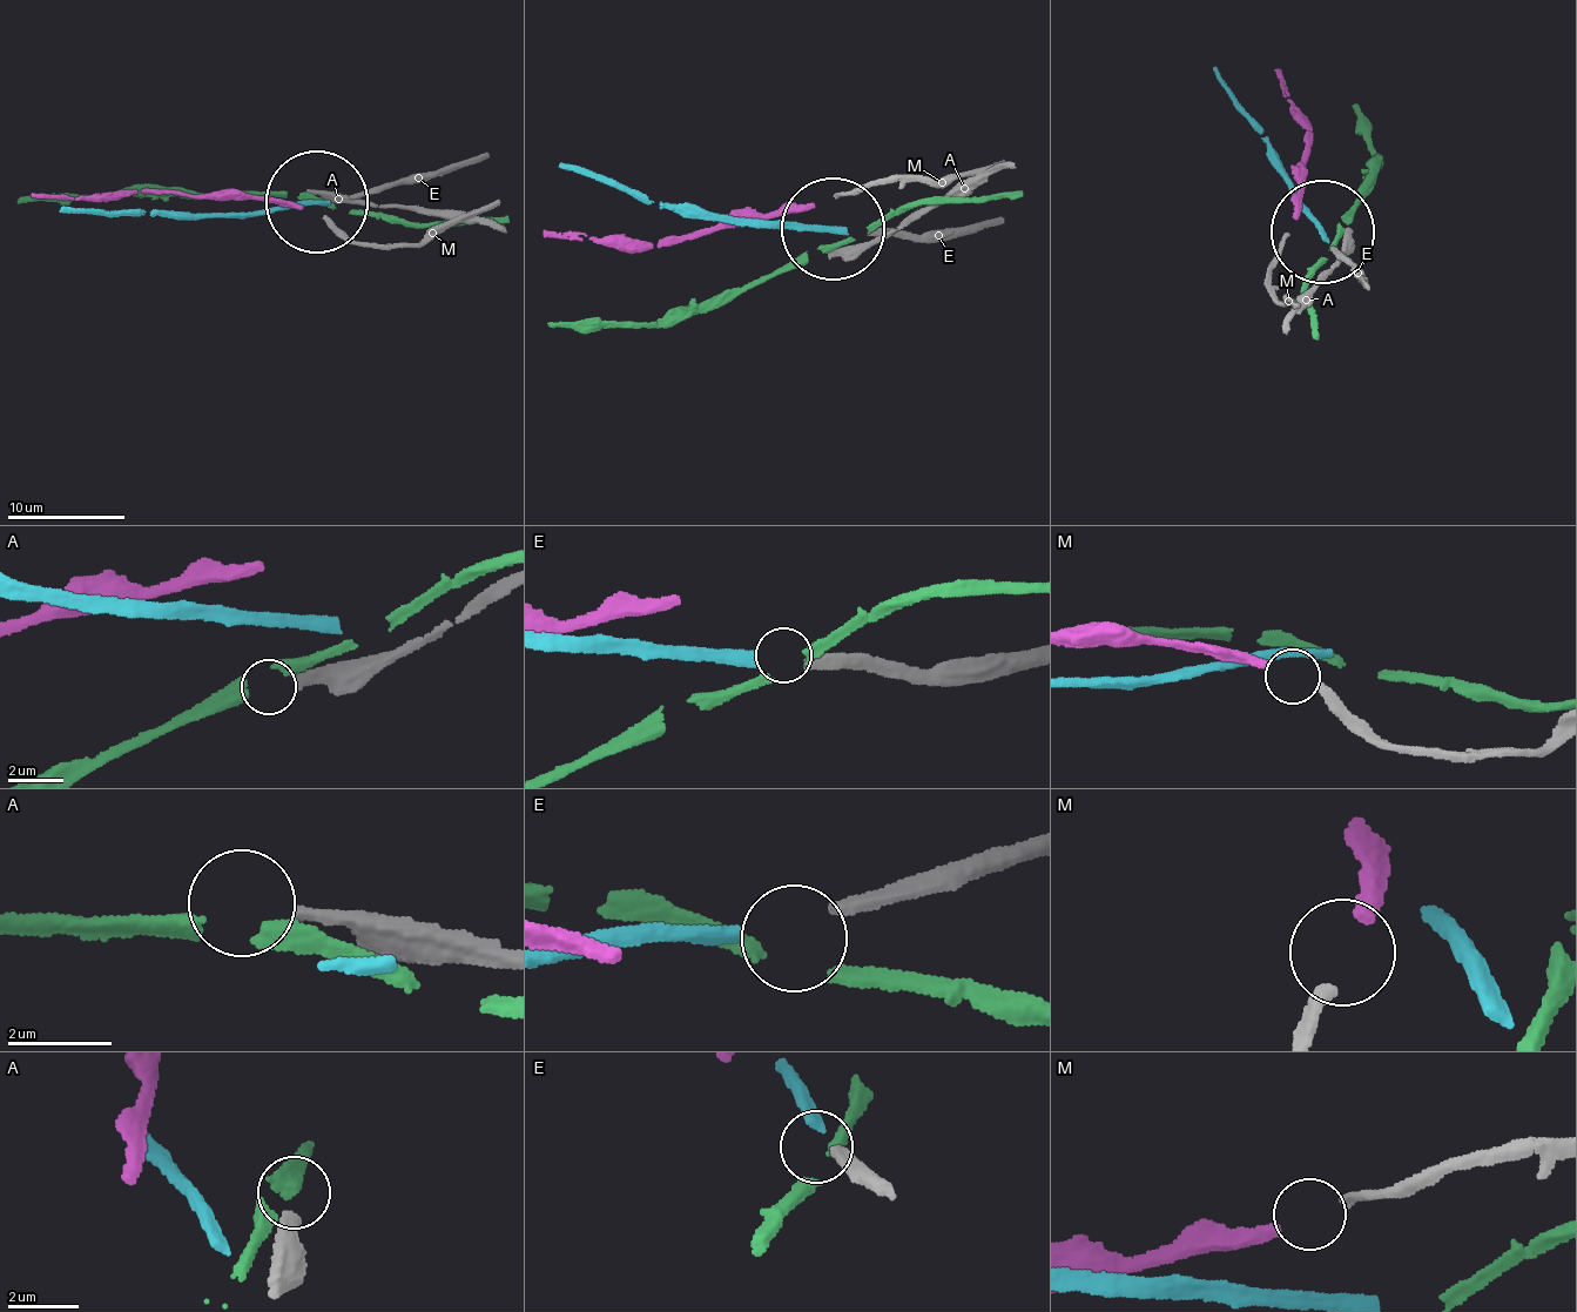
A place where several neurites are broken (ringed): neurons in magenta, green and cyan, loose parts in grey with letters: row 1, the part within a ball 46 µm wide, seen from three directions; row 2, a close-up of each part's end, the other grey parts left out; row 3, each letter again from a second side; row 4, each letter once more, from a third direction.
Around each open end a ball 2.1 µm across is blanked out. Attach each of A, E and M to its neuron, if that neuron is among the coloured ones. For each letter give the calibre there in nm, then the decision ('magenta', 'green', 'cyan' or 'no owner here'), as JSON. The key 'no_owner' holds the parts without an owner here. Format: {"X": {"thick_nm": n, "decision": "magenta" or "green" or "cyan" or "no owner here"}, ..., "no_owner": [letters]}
{"A": {"thick_nm": 320, "decision": "no owner here"}, "E": {"thick_nm": 340, "decision": "cyan"}, "M": {"thick_nm": 280, "decision": "magenta"}, "no_owner": ["A"]}

